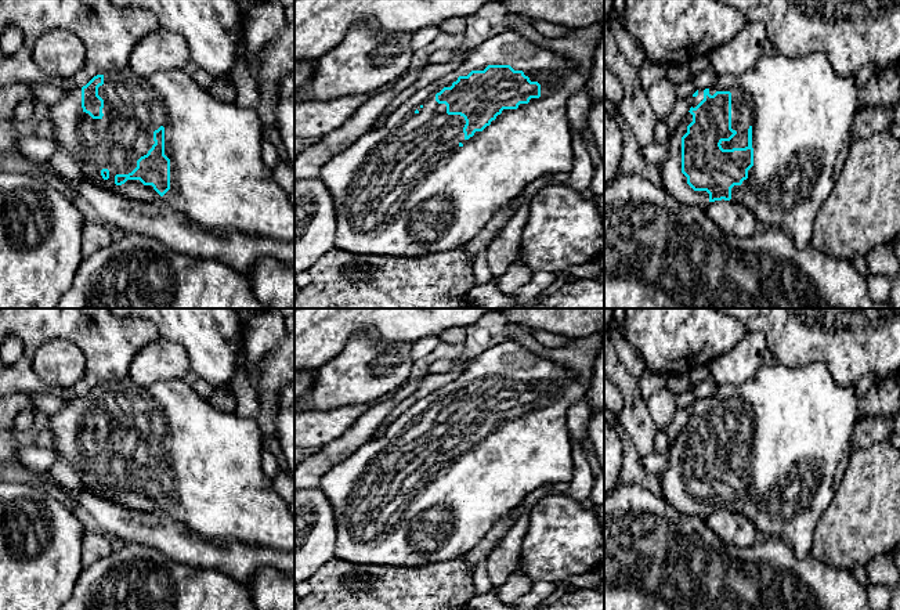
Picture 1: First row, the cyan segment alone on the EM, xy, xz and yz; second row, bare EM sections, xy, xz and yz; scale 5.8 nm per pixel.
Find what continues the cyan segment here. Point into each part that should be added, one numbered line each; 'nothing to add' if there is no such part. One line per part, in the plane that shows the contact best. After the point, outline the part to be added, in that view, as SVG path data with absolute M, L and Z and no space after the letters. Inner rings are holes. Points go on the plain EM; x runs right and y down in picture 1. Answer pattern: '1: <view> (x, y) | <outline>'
1: xz (407, 498) | M506 340L484 350L455 380L416 401L390 423L380 437L366 441L322 476L319 490L335 513L335 557L368 566L420 567L466 555L502 516L518 508L528 494L542 486L571 481L572 440L567 427L567 412L586 391L582 380L570 369L518 342ZM488 375L510 375L514 380L523 380L531 391L541 394L541 407L520 414L517 419L503 419L489 436L466 450L465 427L448 425L447 415L438 414L435 404L451 397L459 386L484 380Z

